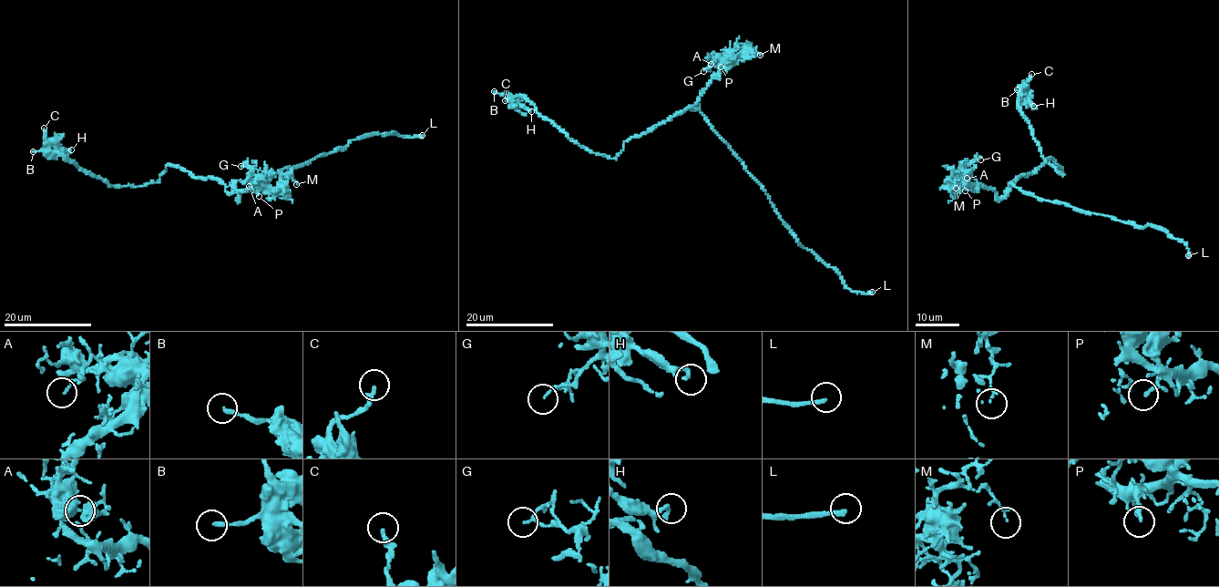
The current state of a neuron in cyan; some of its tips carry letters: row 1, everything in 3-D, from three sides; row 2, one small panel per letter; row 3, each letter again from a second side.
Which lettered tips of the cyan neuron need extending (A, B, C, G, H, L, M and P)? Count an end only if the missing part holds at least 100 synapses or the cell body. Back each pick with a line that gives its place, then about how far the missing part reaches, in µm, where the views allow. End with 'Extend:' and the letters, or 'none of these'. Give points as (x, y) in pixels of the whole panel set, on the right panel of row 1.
L: at (1188, 255); about 15 µm are missing
Extend: L

